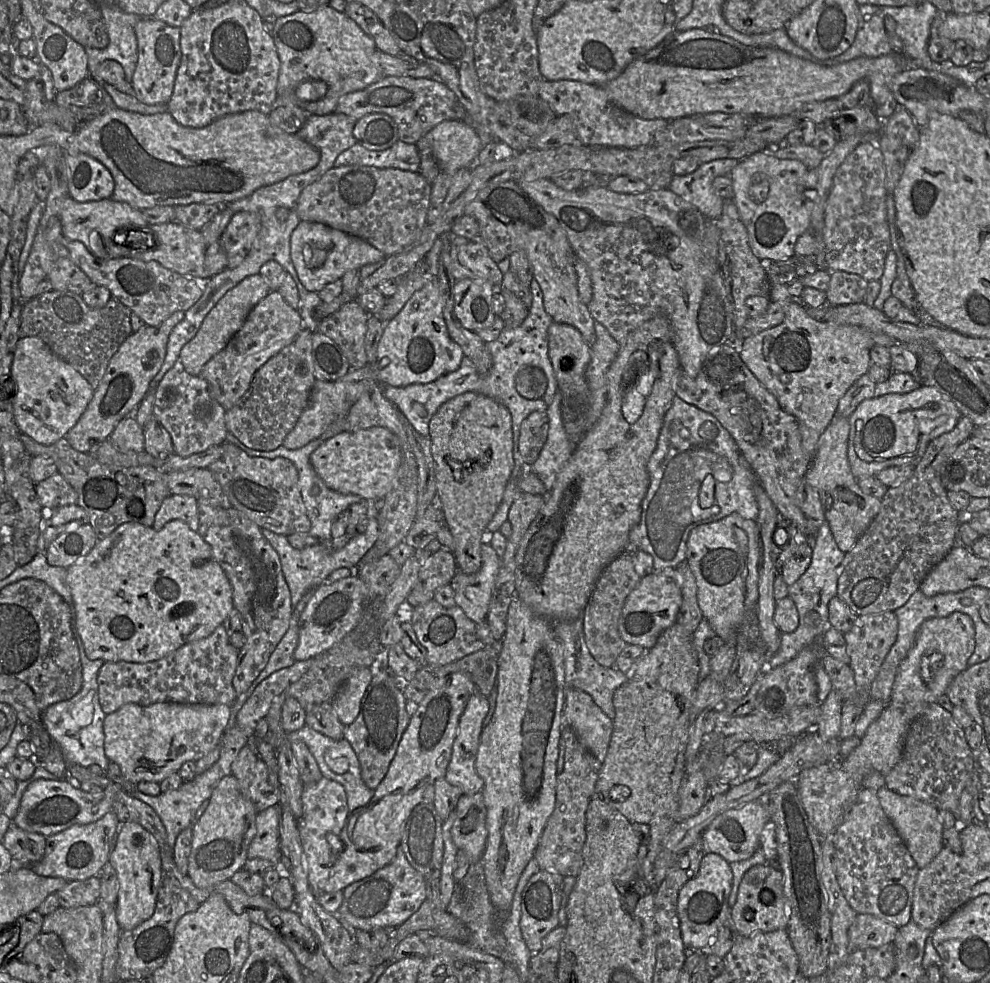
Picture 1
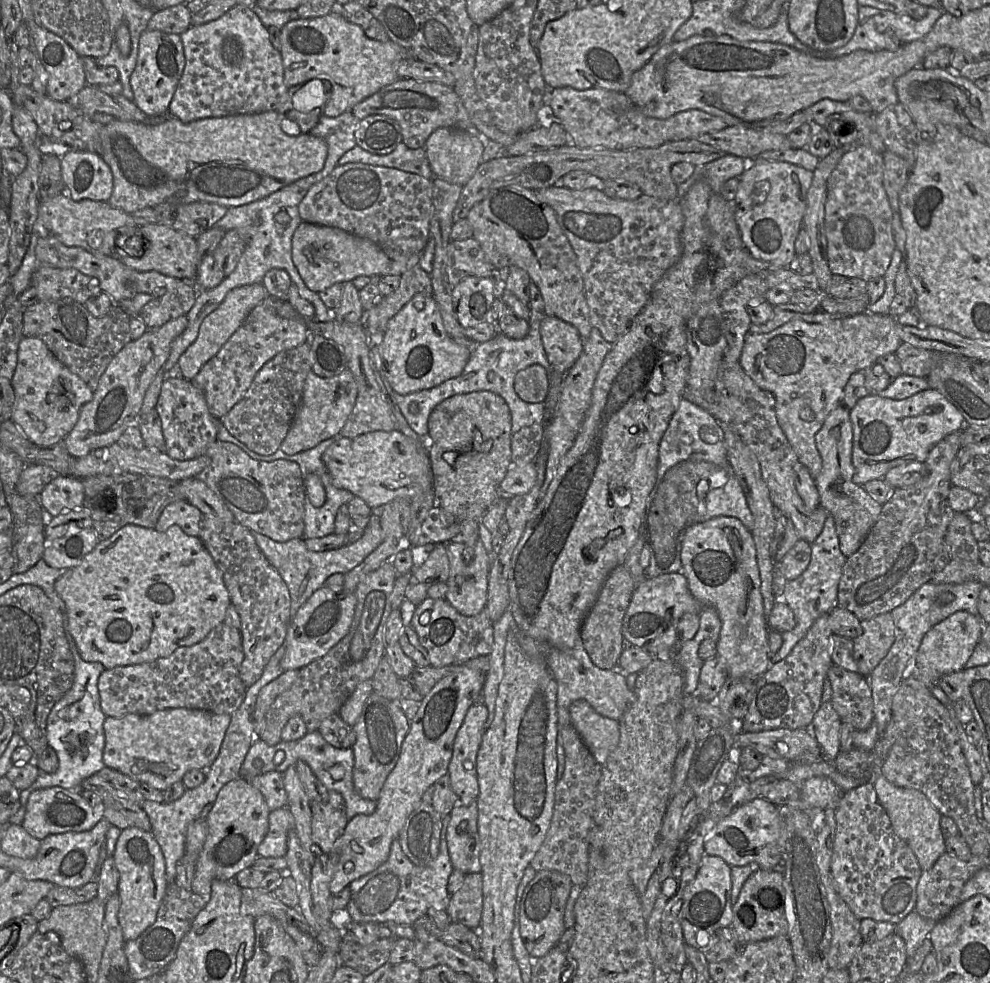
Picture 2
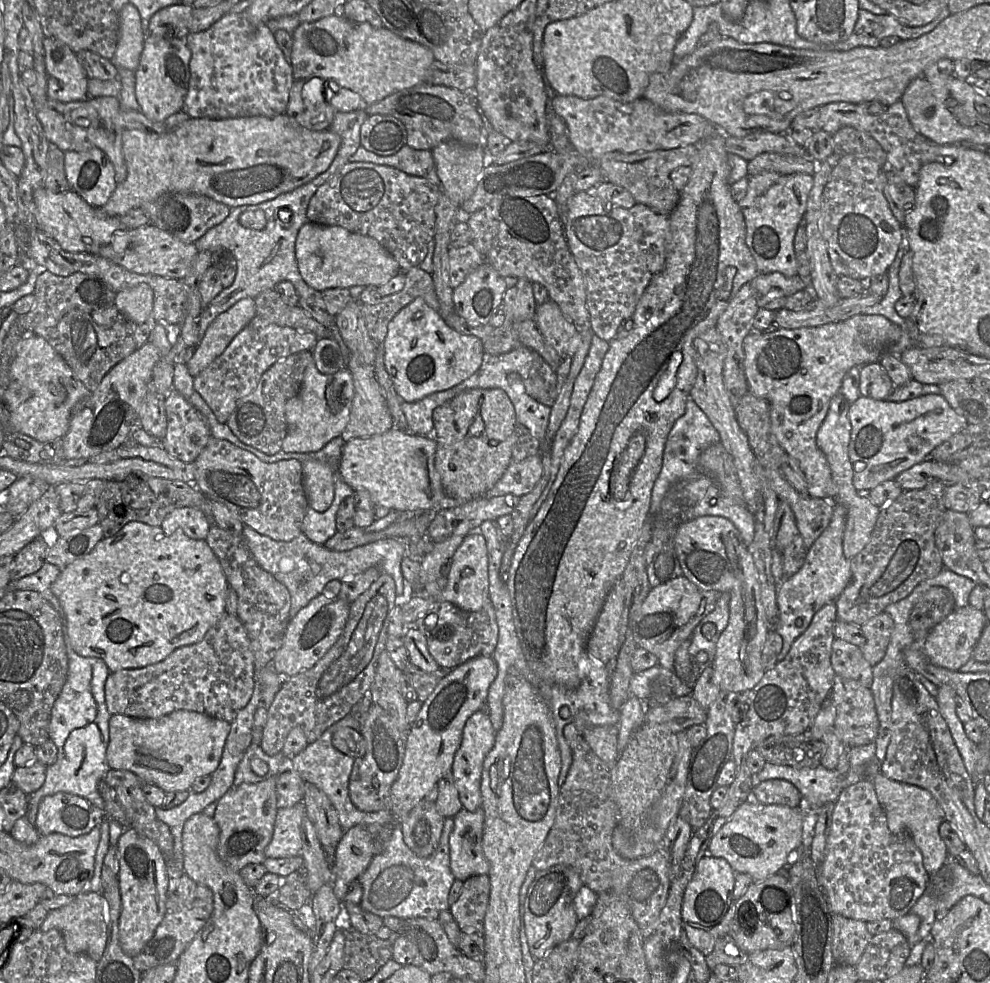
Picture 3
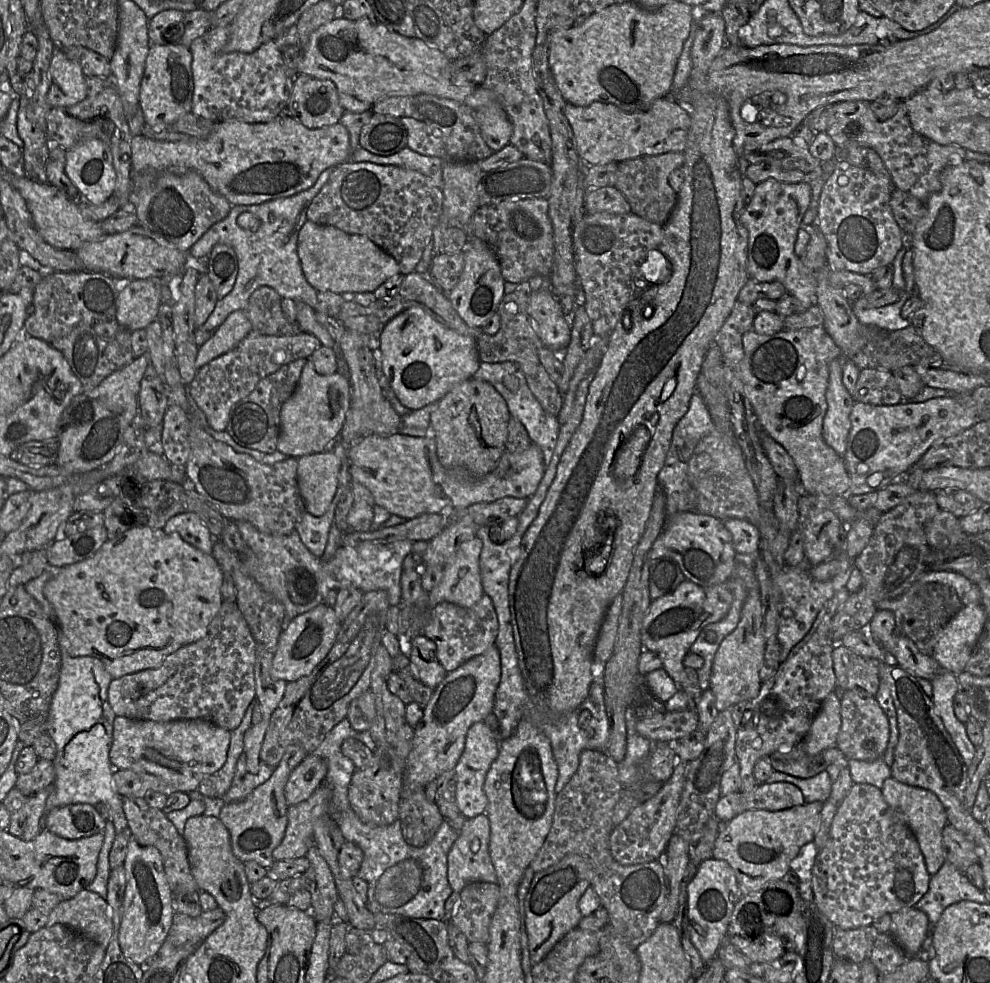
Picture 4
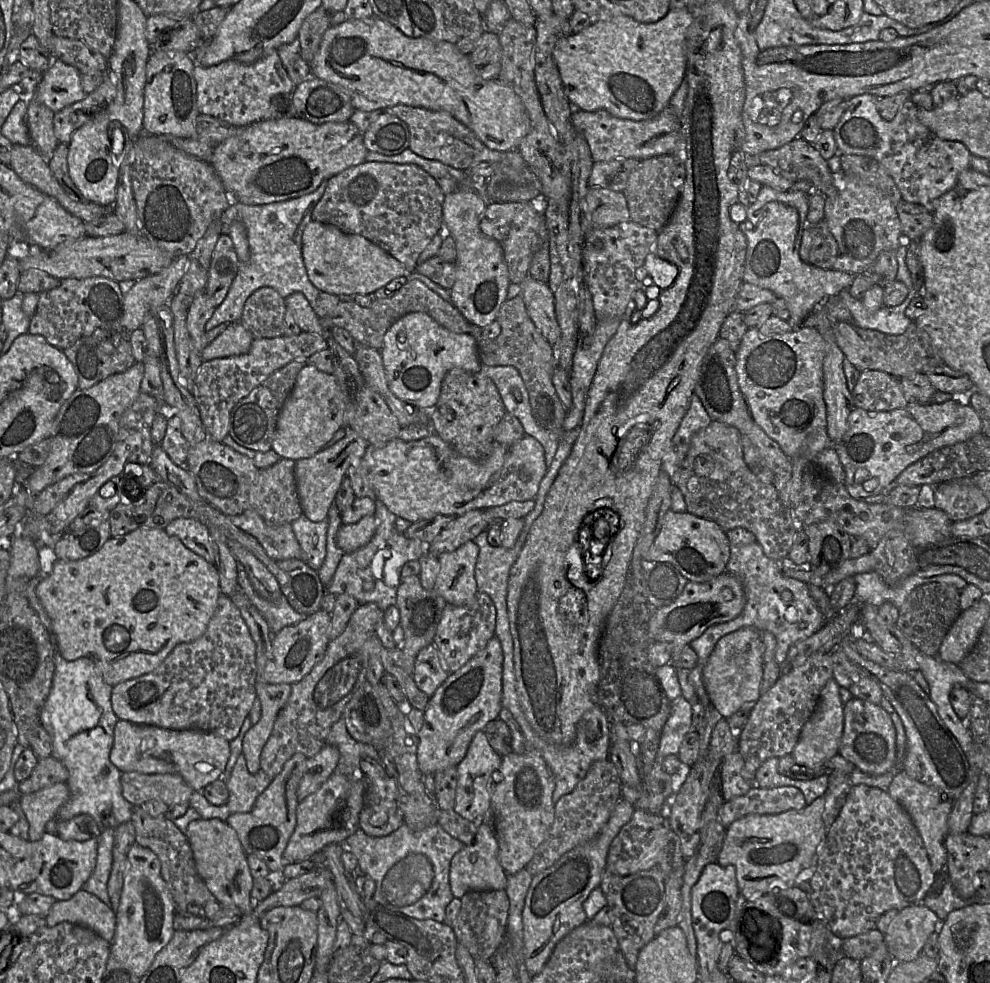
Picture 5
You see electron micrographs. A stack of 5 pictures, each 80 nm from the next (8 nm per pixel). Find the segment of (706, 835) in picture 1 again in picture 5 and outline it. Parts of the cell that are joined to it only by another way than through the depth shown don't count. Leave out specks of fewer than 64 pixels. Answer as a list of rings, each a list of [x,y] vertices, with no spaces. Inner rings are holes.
[[[821,796],[800,810],[787,810],[780,814],[750,814],[726,828],[717,862],[722,866],[735,867],[739,892],[745,901],[755,900],[775,888],[797,886],[802,882],[810,884],[818,864],[818,844],[825,834],[822,820],[824,809],[825,796]]]

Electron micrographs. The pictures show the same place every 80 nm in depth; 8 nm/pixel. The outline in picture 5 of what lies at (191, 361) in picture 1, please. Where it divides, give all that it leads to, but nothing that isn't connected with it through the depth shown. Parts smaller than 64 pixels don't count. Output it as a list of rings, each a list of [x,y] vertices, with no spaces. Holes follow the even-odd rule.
[[[233,322],[201,352],[202,361],[246,354],[254,336],[241,322]]]

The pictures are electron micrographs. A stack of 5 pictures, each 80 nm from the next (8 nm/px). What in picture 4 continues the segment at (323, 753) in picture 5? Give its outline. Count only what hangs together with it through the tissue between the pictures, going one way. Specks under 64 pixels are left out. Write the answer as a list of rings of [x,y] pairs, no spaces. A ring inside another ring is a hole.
[[[307,755],[288,778],[285,786],[287,804],[295,805],[309,798],[324,783],[326,774],[326,761],[319,756]]]

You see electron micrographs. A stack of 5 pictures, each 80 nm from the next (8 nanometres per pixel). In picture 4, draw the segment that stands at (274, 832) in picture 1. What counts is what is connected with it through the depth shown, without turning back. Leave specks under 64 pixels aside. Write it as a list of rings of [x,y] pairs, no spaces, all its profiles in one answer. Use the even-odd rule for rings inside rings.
[[[323,783],[309,798],[298,804],[289,806],[287,811],[288,823],[284,838],[273,851],[275,861],[290,860],[306,856],[310,845],[314,843],[315,822],[322,816],[329,815],[331,795],[331,788]]]

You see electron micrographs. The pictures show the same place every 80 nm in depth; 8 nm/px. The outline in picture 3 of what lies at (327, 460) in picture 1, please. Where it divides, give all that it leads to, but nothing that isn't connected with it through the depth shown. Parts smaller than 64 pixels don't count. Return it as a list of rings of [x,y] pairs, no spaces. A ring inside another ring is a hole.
[[[391,428],[386,432],[374,434],[366,437],[353,438],[351,440],[346,441],[345,444],[343,445],[342,455],[340,460],[340,474],[343,480],[345,481],[345,483],[347,483],[354,491],[359,491],[359,490],[368,491],[371,495],[371,498],[375,506],[386,507],[389,508],[391,511],[398,511],[398,512],[417,513],[417,512],[425,512],[430,510],[435,510],[437,512],[441,508],[454,507],[459,503],[463,503],[463,502],[458,502],[446,494],[441,483],[440,475],[435,467],[436,448],[437,448],[437,442],[435,439],[430,439],[426,436],[416,435],[411,430],[398,430],[397,428]]]

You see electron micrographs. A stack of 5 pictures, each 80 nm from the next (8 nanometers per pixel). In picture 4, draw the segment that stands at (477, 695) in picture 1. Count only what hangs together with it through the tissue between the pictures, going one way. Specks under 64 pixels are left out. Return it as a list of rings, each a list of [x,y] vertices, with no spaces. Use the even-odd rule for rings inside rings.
[[[484,721],[474,723],[467,731],[463,752],[453,769],[456,775],[456,803],[465,819],[486,813],[487,797],[483,784],[491,764],[498,755],[499,740]]]

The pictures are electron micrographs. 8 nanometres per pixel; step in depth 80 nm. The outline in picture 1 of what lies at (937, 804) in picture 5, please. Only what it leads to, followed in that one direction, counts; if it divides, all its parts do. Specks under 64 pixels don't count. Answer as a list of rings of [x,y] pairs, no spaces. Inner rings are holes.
[[[886,786],[877,791],[879,802],[904,841],[917,866],[927,866],[944,847],[942,833],[944,830],[938,809],[926,802],[910,796],[903,796],[891,791]]]

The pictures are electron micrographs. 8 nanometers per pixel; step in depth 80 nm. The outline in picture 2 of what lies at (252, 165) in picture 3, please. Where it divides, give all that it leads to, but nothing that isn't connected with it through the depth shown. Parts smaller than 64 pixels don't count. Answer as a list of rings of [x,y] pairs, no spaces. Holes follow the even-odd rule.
[[[268,111],[204,118],[189,123],[171,117],[156,125],[113,120],[103,126],[100,134],[100,156],[113,174],[113,192],[108,203],[130,215],[162,203],[209,202],[229,208],[265,198],[322,170],[328,153],[325,140],[311,133],[287,134],[281,127],[284,118],[277,111]]]

